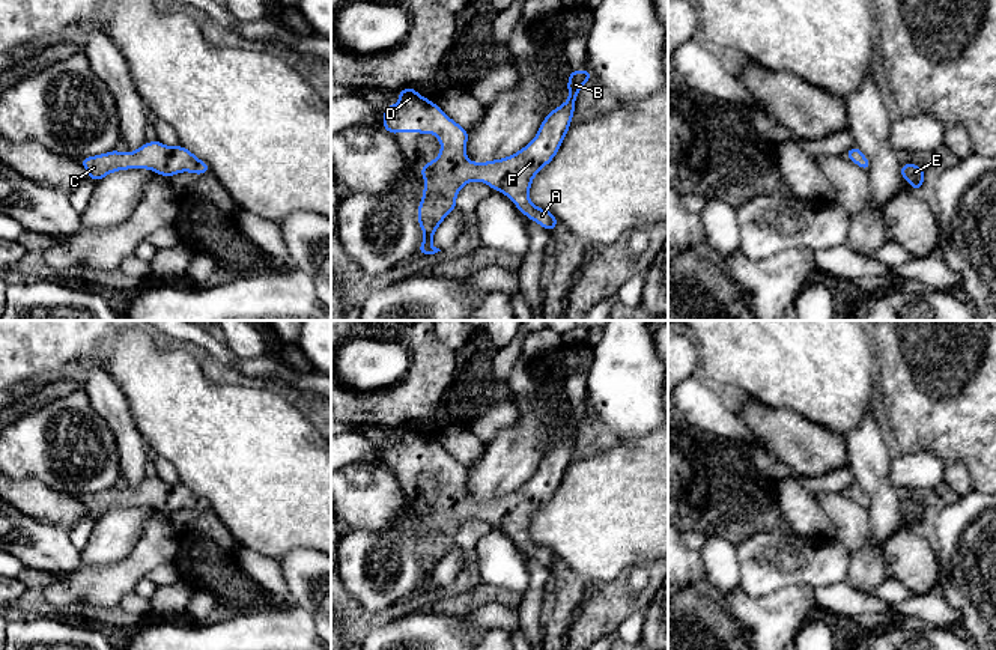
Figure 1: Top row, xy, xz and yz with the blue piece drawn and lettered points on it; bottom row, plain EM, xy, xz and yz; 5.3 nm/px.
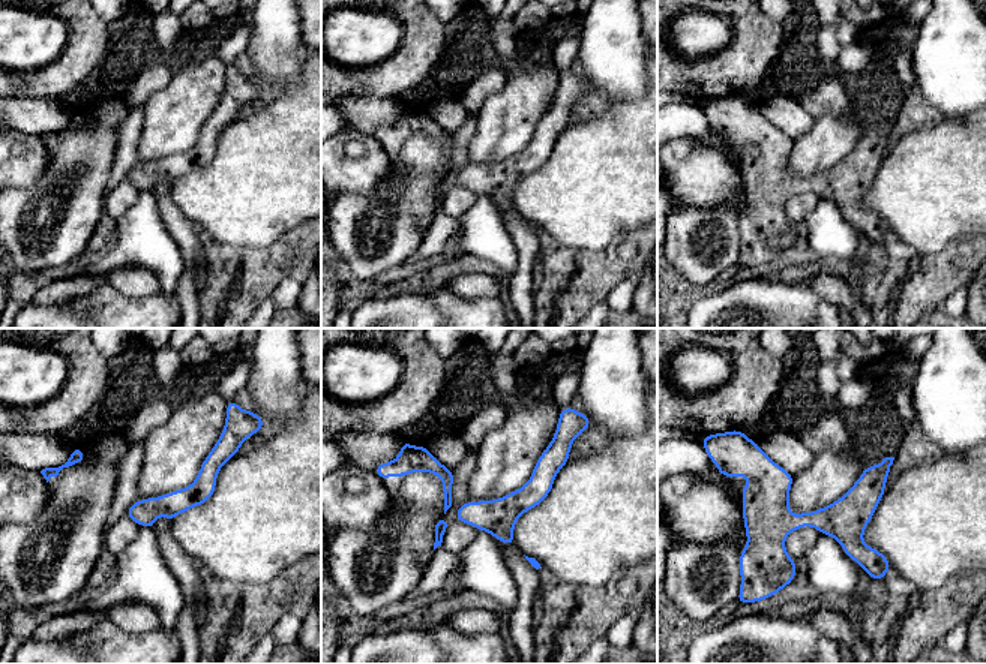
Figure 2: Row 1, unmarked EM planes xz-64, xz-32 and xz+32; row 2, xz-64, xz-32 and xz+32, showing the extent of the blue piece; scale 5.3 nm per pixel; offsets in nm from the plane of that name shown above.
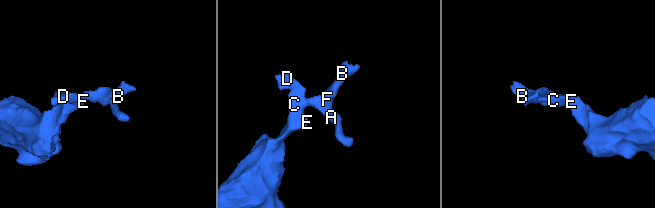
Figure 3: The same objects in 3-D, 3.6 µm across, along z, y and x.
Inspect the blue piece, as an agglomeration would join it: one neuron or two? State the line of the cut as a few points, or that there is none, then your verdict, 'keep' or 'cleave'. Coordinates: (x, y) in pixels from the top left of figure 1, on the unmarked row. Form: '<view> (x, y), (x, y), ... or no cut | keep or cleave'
no cut | keep

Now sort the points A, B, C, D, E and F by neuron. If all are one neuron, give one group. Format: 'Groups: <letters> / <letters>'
Groups: A B C D E F

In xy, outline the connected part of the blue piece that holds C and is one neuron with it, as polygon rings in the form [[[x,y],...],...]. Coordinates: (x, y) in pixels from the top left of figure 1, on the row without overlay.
[[[159,477],[146,478],[141,484],[132,488],[131,491],[114,486],[95,494],[84,494],[80,500],[89,515],[95,519],[113,509],[135,504],[152,507],[167,516],[182,509],[196,510],[199,513],[211,509],[208,500],[199,497],[182,481],[169,484]]]

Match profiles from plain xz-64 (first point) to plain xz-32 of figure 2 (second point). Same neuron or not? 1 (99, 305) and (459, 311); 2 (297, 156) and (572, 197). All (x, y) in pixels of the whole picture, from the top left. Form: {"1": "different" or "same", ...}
{"1": "same", "2": "same"}

